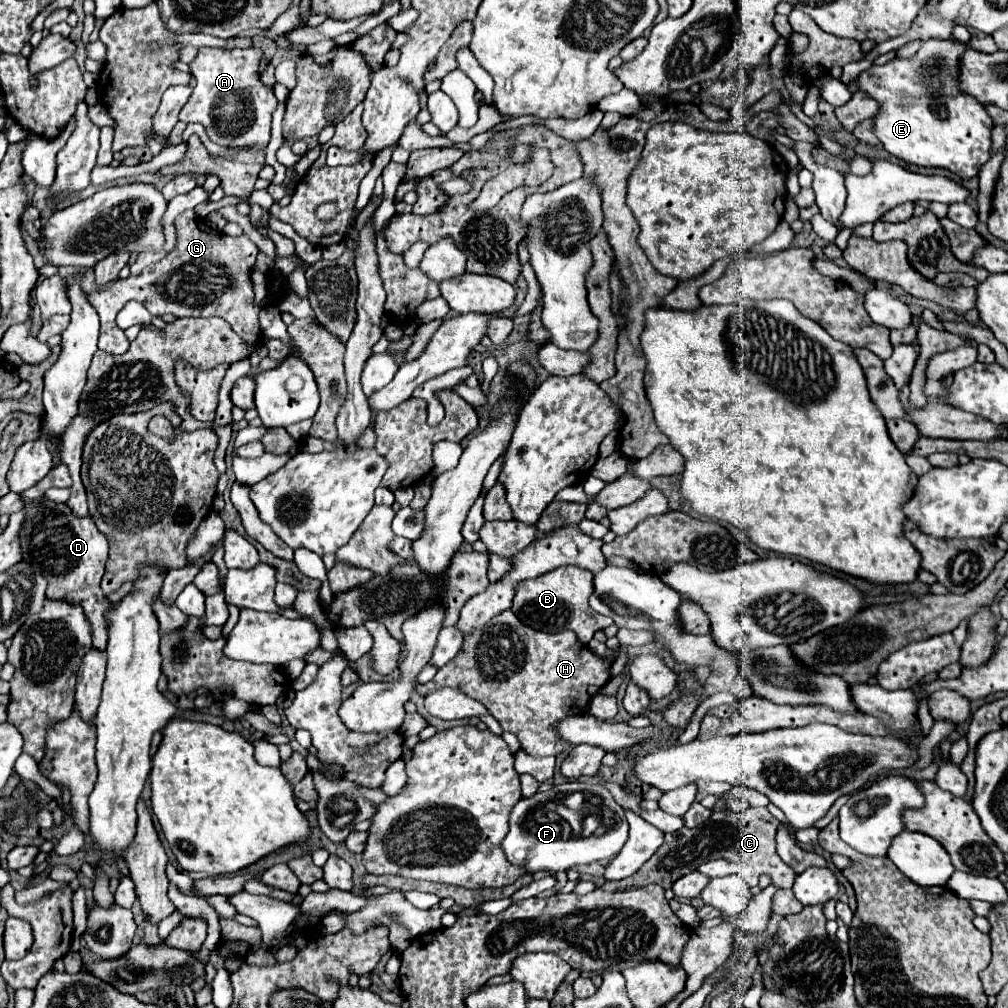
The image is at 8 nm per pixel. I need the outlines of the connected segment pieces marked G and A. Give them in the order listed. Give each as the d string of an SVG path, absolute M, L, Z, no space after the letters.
M186 210L176 216L176 246L158 262L146 266L140 274L130 274L128 278L118 278L106 288L88 292L88 302L96 308L102 328L98 348L108 354L124 354L130 346L126 342L124 330L116 324L116 314L124 308L128 300L138 300L152 316L174 314L176 318L224 318L228 324L236 322L240 338L256 338L258 314L264 306L285 293L286 278L280 274L270 274L267 278L267 294L261 302L254 302L254 284L248 276L253 262L253 242L246 236L226 236L220 230L210 228L204 220L196 218L194 210Z
M198 48L198 56L190 62L190 72L196 78L196 88L180 110L182 122L200 122L210 140L226 148L264 150L270 142L272 112L276 96L270 86L260 82L260 48Z

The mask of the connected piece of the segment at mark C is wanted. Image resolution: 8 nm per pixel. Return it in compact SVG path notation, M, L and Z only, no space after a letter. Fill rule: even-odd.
M746 808L744 812L736 814L732 810L720 810L714 812L704 824L696 828L680 828L678 832L666 834L664 844L658 848L658 852L630 878L624 878L620 882L604 882L602 890L626 890L626 888L640 888L648 884L660 884L664 890L672 888L672 884L694 872L700 864L712 860L712 858L724 858L732 860L736 864L746 864L748 876L760 876L770 874L772 882L780 888L792 888L794 884L794 872L782 864L780 856L776 854L776 832L778 832L780 820L776 820L768 808Z

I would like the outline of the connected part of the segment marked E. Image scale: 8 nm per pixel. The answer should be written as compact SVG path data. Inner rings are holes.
M928 40L918 50L918 56L914 56L914 60L892 58L884 66L870 66L858 76L858 84L862 92L882 104L882 110L874 116L874 132L892 156L912 166L944 168L952 174L958 174L962 180L970 180L976 178L980 168L992 158L990 152L994 122L982 108L982 104L974 104L974 100L966 100L966 96L958 92L958 56L962 56L964 50L966 46L956 40Z

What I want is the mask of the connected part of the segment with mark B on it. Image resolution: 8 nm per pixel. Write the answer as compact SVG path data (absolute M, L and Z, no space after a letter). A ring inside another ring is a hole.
M562 566L552 572L546 572L544 576L538 576L534 580L524 580L518 586L518 592L512 602L512 612L526 622L534 630L542 632L564 632L574 630L578 640L582 644L588 644L594 636L594 632L610 626L614 620L604 618L596 612L590 612L588 598L592 594L592 572L578 568L578 566Z

